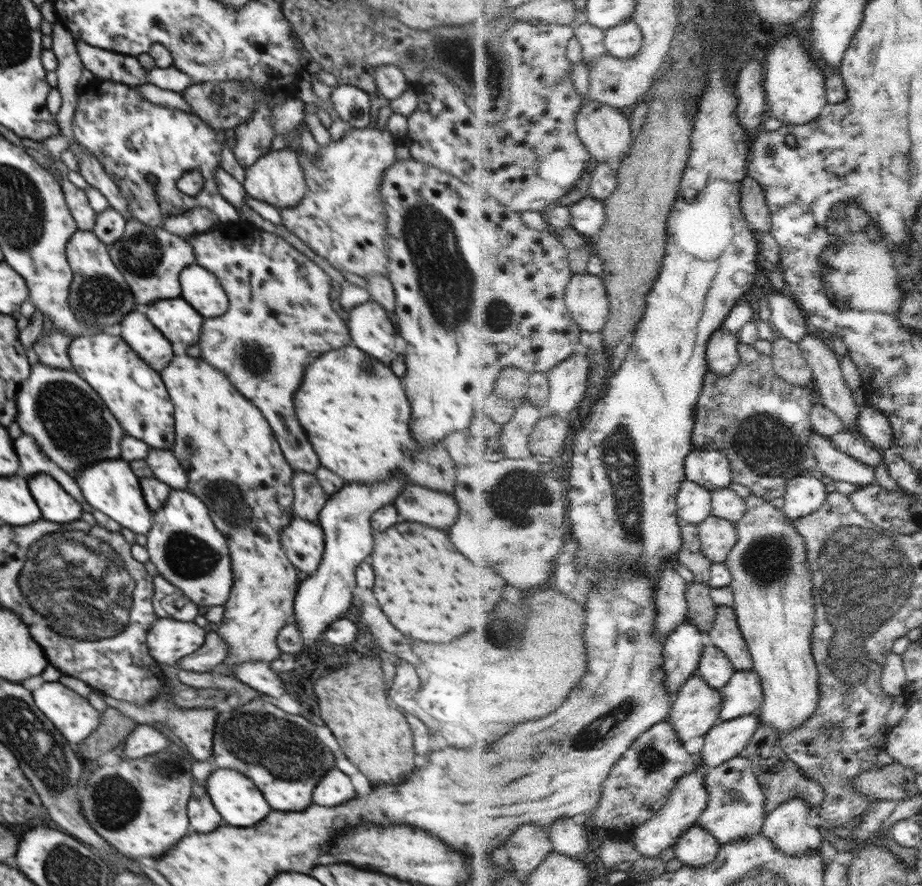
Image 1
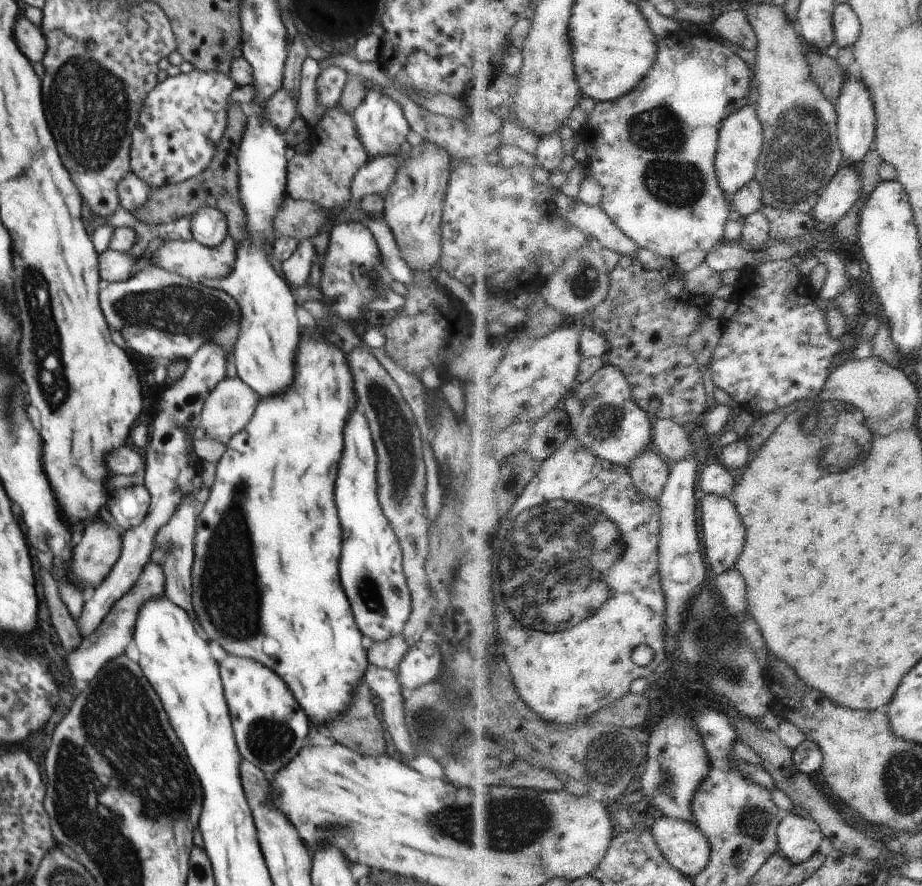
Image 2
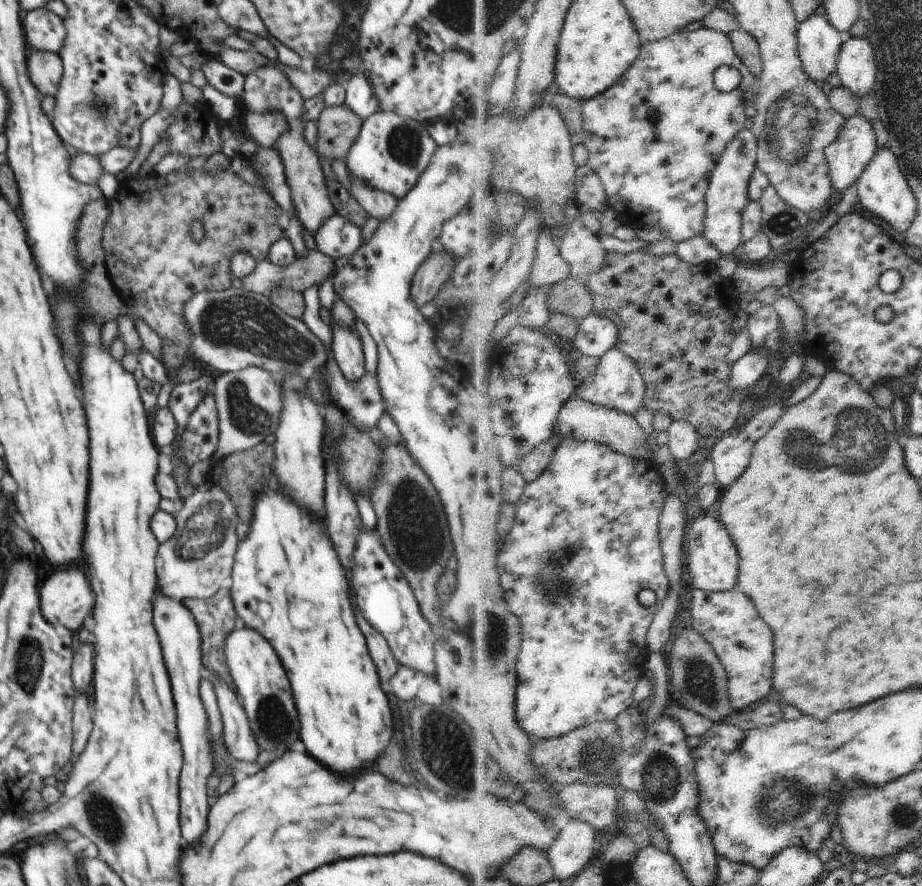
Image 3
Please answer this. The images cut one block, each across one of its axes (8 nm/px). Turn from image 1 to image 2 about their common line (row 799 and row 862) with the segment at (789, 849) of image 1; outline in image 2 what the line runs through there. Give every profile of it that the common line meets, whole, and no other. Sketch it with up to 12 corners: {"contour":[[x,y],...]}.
{"contour":[[790,814],[779,851],[804,864],[826,838],[819,821]]}

